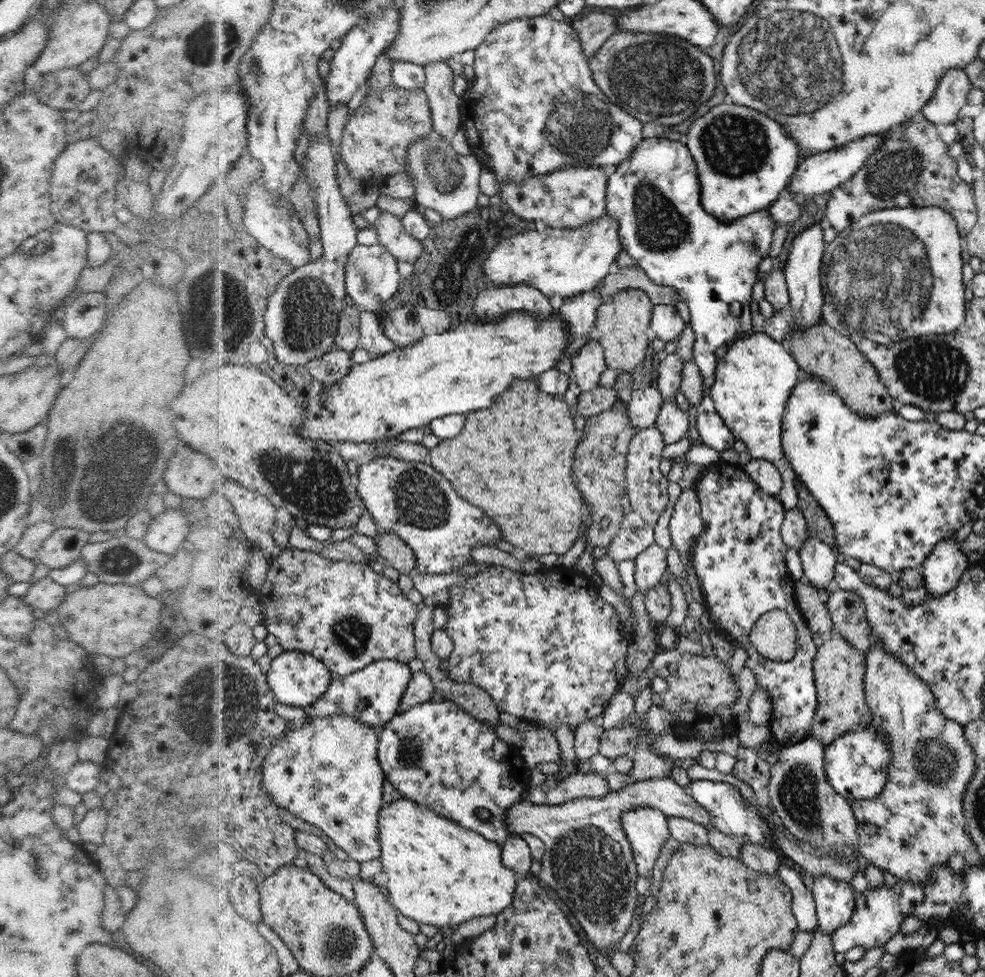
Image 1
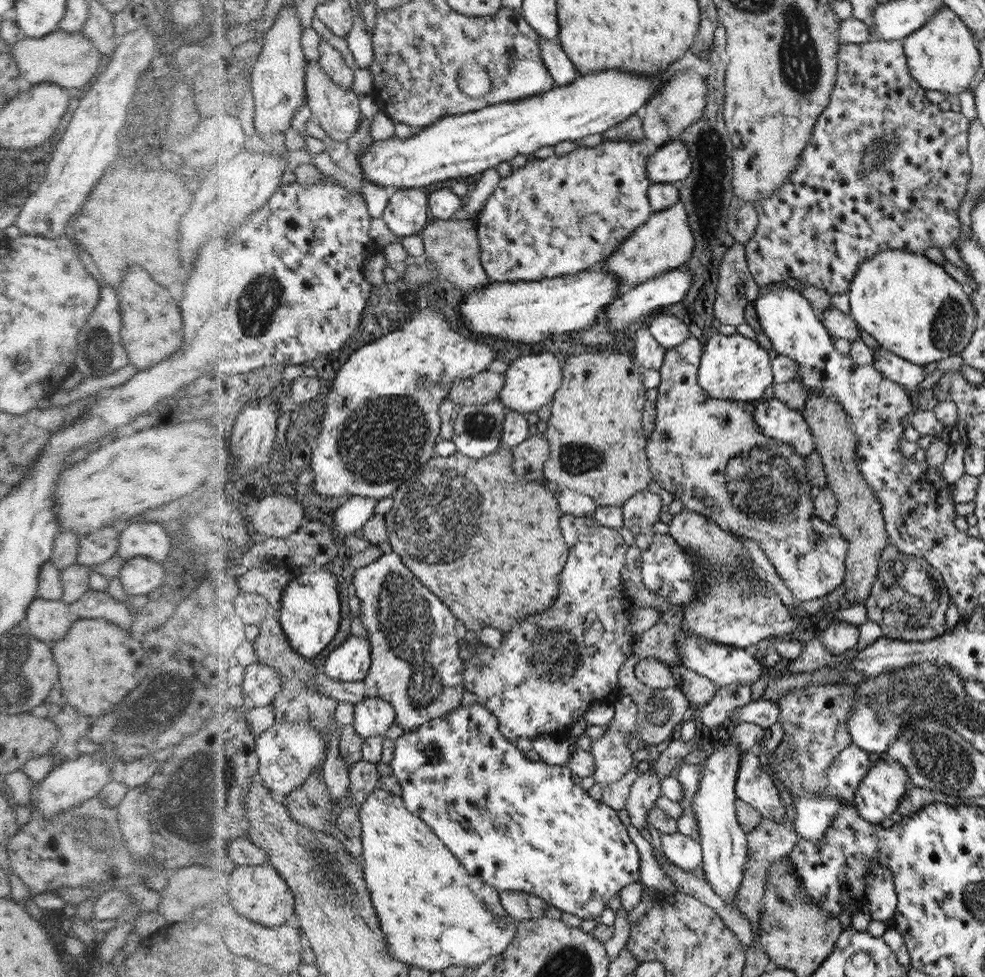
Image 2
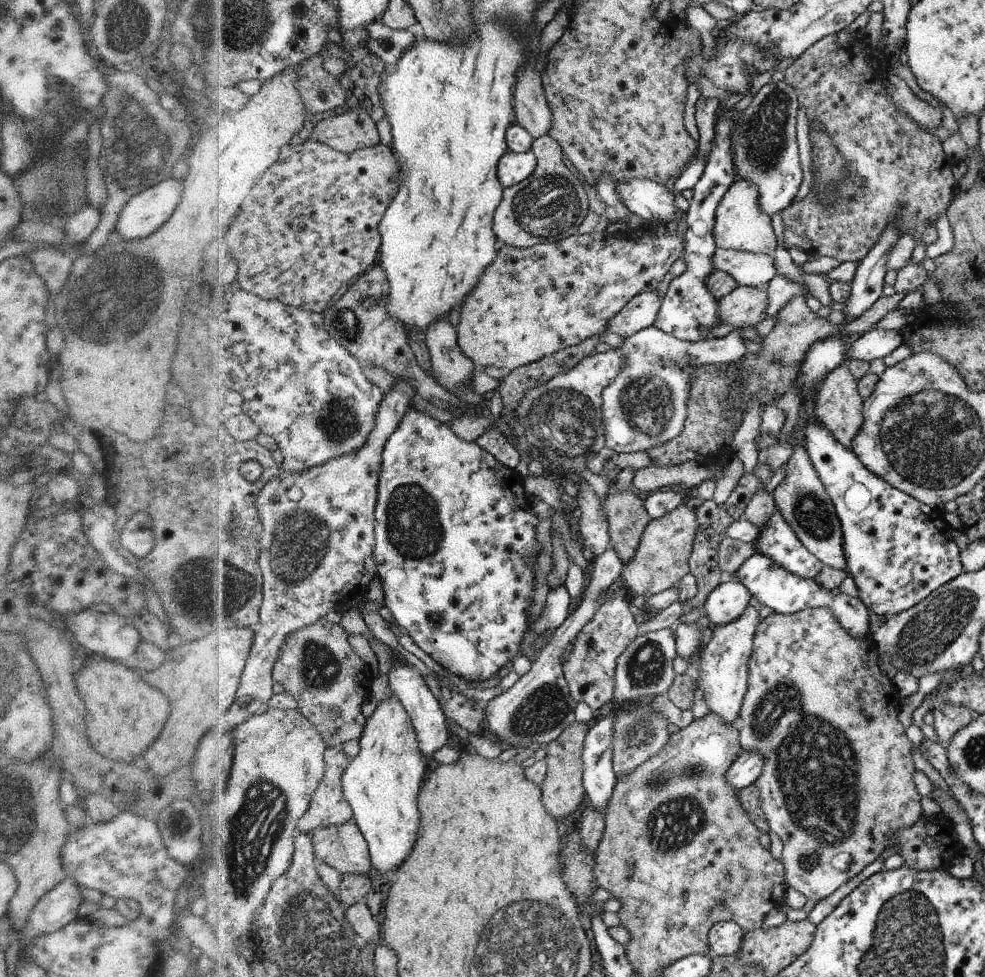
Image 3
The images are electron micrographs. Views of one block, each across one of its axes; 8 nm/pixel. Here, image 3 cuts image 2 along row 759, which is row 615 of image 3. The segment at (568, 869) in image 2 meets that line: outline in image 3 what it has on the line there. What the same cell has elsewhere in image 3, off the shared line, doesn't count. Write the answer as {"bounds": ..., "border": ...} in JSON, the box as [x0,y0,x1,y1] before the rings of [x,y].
{"bounds":[376,408,540,682],"border":[[[412,408],[408,415],[405,417],[403,424],[398,428],[398,431],[392,436],[391,440],[385,451],[385,464],[384,464],[384,472],[382,474],[381,479],[381,487],[380,487],[380,500],[377,507],[377,552],[376,563],[379,567],[379,576],[381,577],[381,581],[385,587],[385,599],[384,604],[391,610],[394,618],[399,623],[401,627],[404,627],[408,630],[410,636],[413,638],[414,642],[420,646],[428,655],[430,655],[433,659],[435,659],[439,664],[444,666],[446,669],[450,670],[454,673],[454,676],[461,680],[468,680],[472,682],[480,682],[490,679],[494,677],[500,668],[518,652],[518,644],[520,644],[520,640],[522,640],[522,634],[524,634],[524,630],[526,630],[526,608],[530,606],[530,594],[532,594],[532,578],[534,578],[534,574],[532,574],[532,570],[530,570],[530,566],[522,560],[522,556],[524,554],[536,554],[538,550],[540,550],[540,544],[538,544],[538,540],[536,540],[536,524],[538,524],[538,520],[536,520],[536,516],[530,512],[530,508],[528,508],[528,496],[527,494],[520,494],[520,500],[518,500],[518,496],[516,496],[516,490],[518,490],[518,483],[522,481],[522,477],[518,475],[518,473],[514,469],[507,468],[504,464],[501,464],[494,456],[491,456],[486,450],[477,446],[475,442],[465,442],[456,434],[450,424],[443,424],[442,422],[436,421],[434,416],[430,416],[430,414],[426,414],[426,412],[420,412],[420,410],[416,410],[416,408]]]}

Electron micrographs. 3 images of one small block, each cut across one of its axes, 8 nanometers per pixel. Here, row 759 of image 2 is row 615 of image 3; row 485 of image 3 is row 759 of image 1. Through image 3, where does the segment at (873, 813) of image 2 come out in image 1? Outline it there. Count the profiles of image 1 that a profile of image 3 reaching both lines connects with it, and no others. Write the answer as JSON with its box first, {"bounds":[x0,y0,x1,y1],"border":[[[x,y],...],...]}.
{"bounds":[825,724,892,800],"border":[[[872,724],[858,726],[826,746],[825,774],[838,794],[849,800],[873,800],[881,796],[892,765],[892,747],[886,742],[885,736]]]}

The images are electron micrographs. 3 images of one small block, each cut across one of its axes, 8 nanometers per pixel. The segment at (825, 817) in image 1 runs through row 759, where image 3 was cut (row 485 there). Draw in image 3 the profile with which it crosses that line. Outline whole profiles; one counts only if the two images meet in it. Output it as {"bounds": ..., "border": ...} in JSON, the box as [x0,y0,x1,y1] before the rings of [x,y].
{"bounds":[772,440,848,570],"border":[[[804,440],[793,451],[792,457],[786,464],[786,476],[772,492],[776,508],[789,522],[793,532],[800,538],[802,545],[813,553],[824,566],[846,570],[848,558],[844,550],[844,534],[841,530],[840,518],[834,509],[828,490],[816,473],[816,466],[810,461],[808,450],[804,448]]]}

